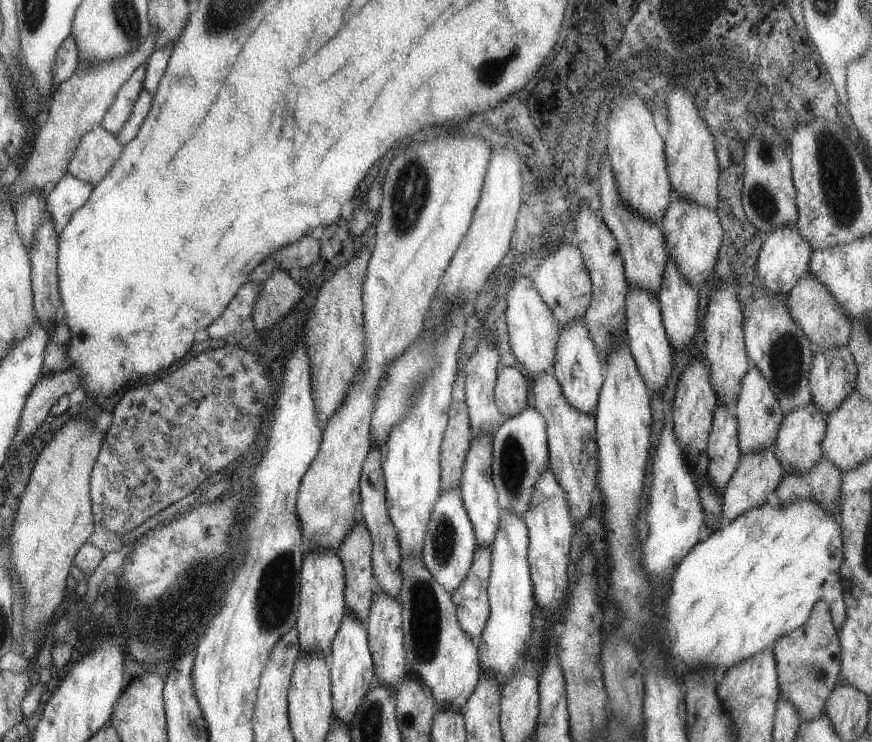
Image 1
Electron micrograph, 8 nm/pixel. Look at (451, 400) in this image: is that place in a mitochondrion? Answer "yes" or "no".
no

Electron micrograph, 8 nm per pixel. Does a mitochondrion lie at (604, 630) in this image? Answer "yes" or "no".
no

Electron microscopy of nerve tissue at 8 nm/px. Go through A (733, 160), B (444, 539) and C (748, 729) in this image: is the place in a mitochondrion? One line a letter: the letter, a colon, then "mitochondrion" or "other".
A: other
B: mitochondrion
C: mitochondrion

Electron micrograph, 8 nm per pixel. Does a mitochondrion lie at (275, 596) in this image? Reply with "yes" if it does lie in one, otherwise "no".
yes

